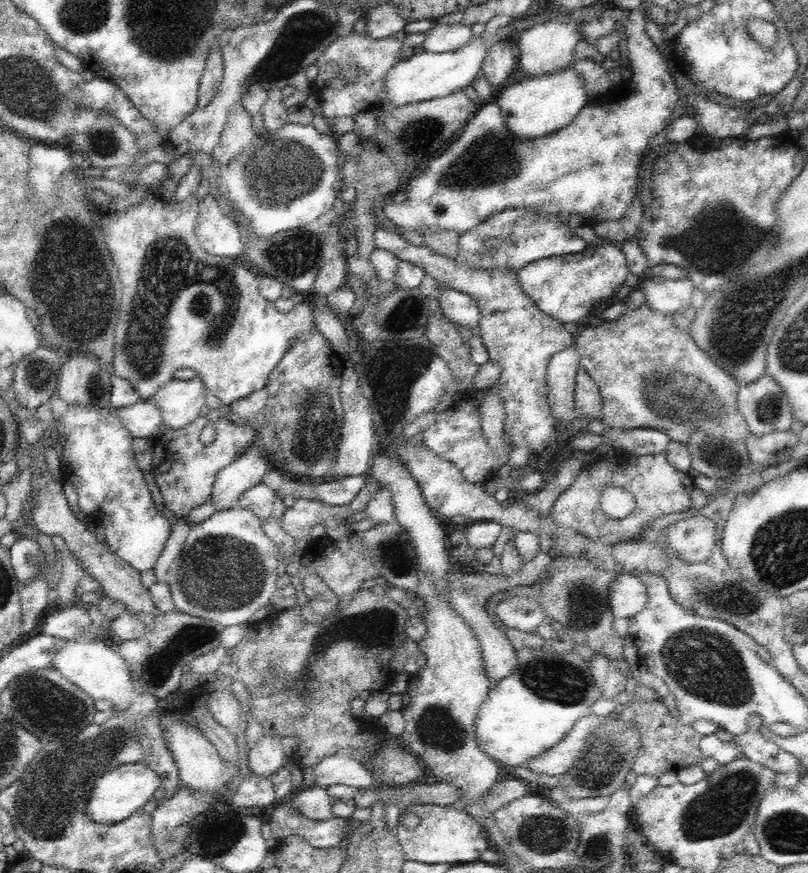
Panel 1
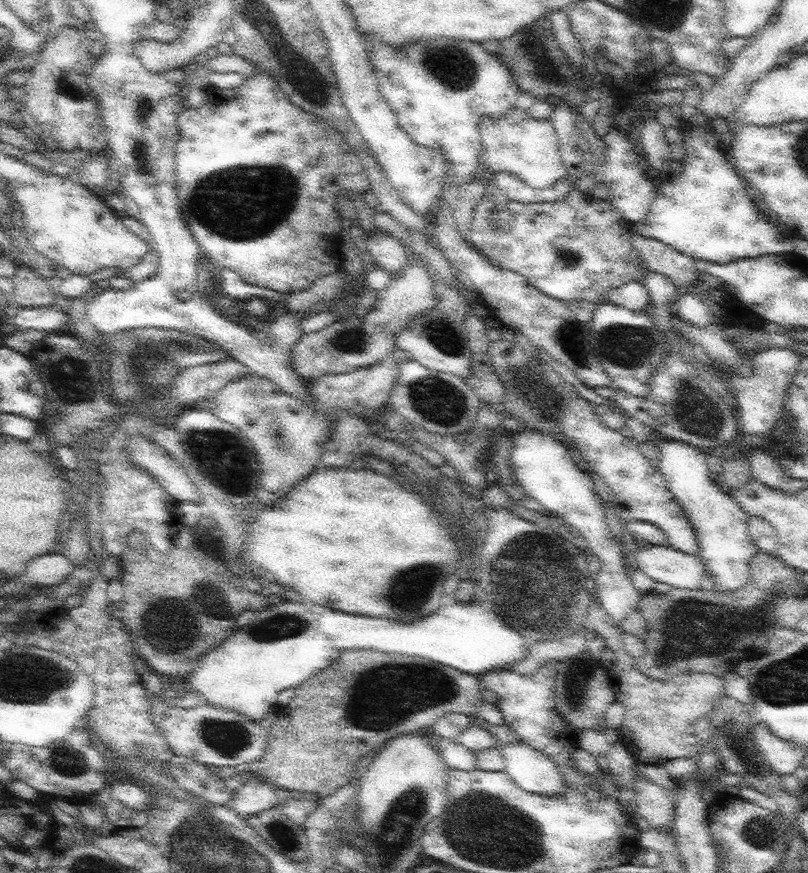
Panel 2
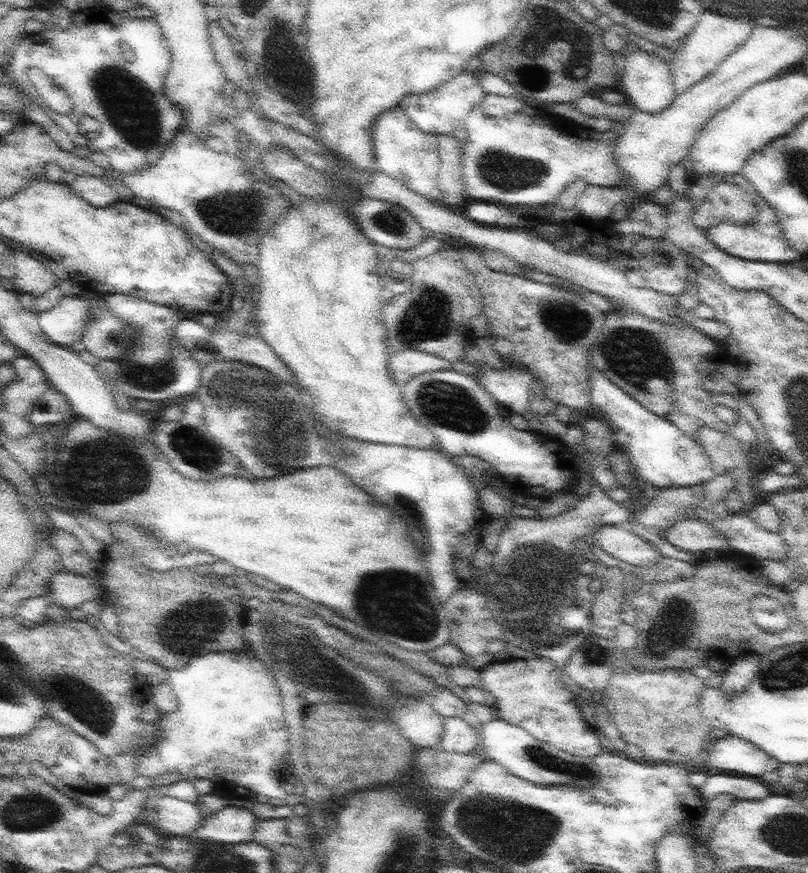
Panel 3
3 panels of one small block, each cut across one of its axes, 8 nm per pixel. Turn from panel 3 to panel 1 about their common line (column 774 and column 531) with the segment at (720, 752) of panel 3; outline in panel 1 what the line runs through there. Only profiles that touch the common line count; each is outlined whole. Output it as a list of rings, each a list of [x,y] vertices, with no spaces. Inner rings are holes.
[[[589,713],[581,717],[572,724],[570,732],[558,744],[550,746],[546,754],[538,754],[536,758],[530,758],[524,766],[528,766],[536,773],[562,776],[572,766],[572,762],[580,756],[586,738],[589,738],[590,734],[598,728],[598,724],[600,720],[595,714]]]

